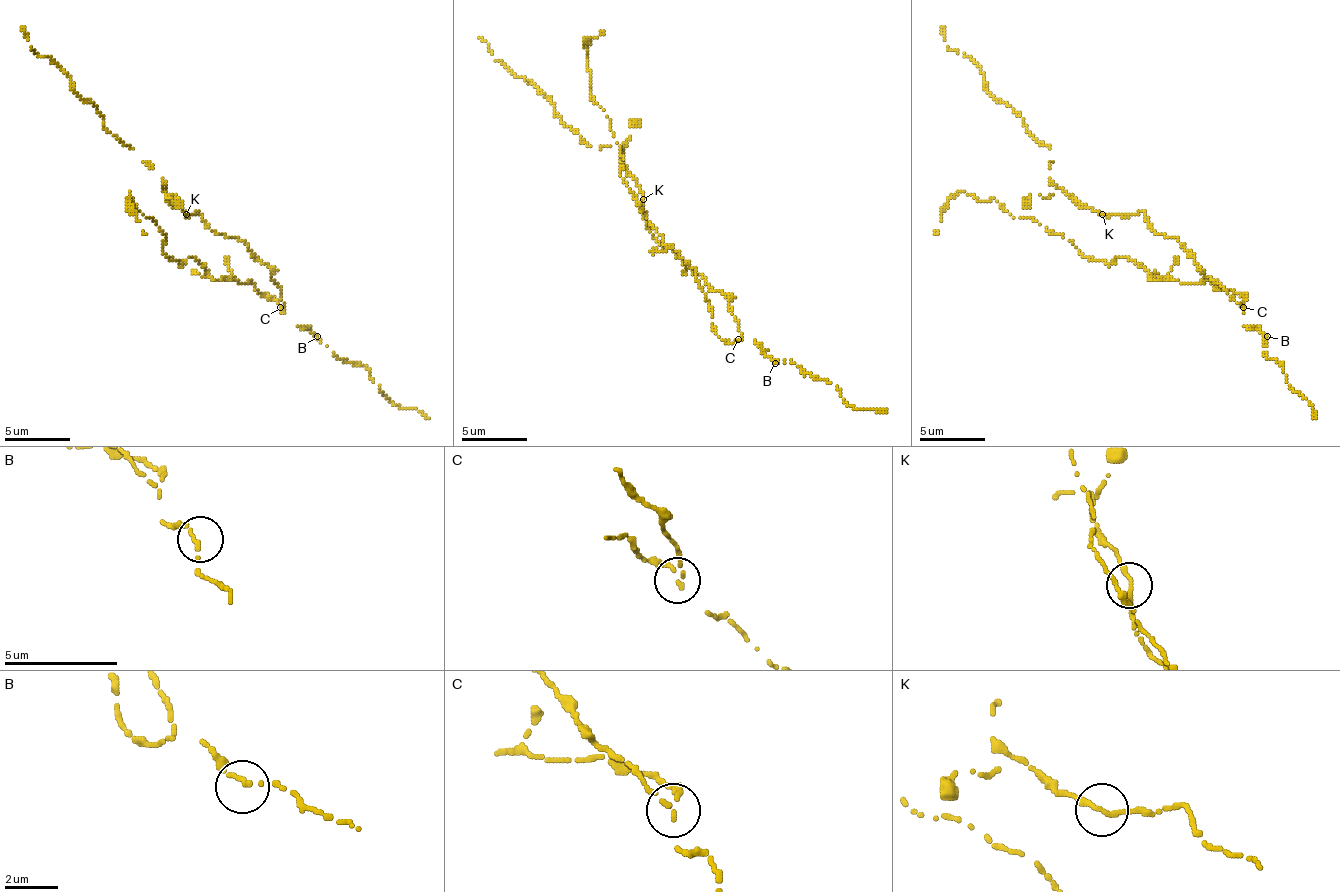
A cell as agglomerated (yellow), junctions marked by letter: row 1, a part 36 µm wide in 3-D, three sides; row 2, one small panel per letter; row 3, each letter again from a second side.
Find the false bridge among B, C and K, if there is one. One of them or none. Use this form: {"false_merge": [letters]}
{"false_merge": ["C"]}

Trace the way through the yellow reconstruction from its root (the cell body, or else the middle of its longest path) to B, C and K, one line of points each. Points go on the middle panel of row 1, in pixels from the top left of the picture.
B: (729, 307), (738, 320), (742, 340), (755, 340), (775, 363)
C: (729, 307), (738, 320), (742, 333), (738, 340)
K: (729, 307), (729, 301), (719, 291), (650, 232), (643, 212), (643, 199)

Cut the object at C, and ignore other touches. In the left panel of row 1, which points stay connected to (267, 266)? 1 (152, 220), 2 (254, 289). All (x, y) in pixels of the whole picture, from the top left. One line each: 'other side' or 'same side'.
1: other side
2: other side

